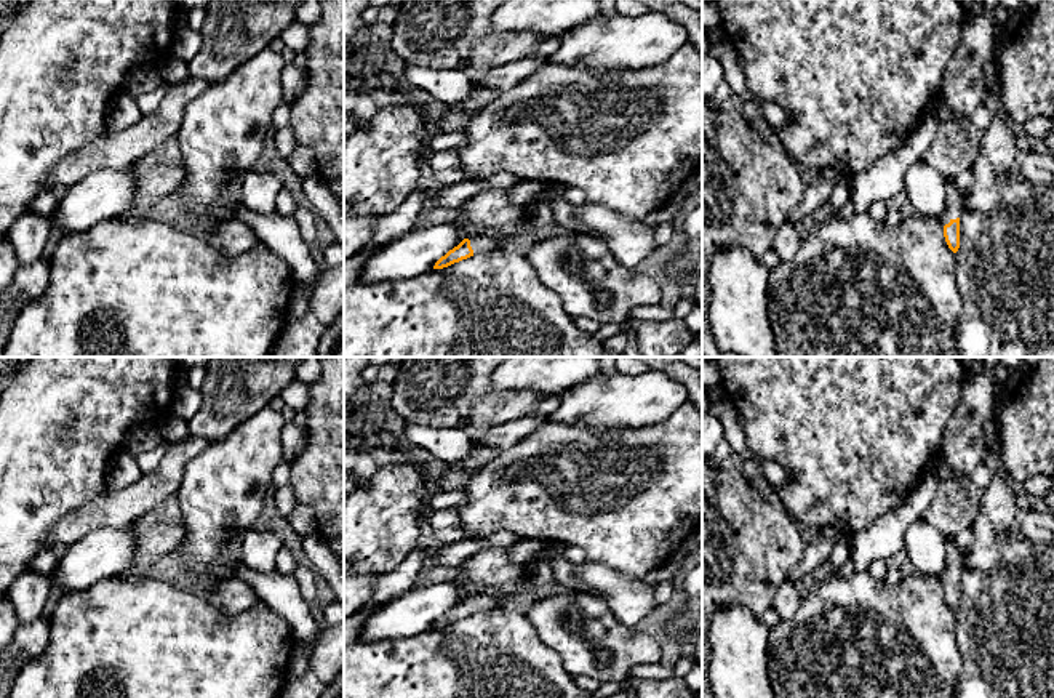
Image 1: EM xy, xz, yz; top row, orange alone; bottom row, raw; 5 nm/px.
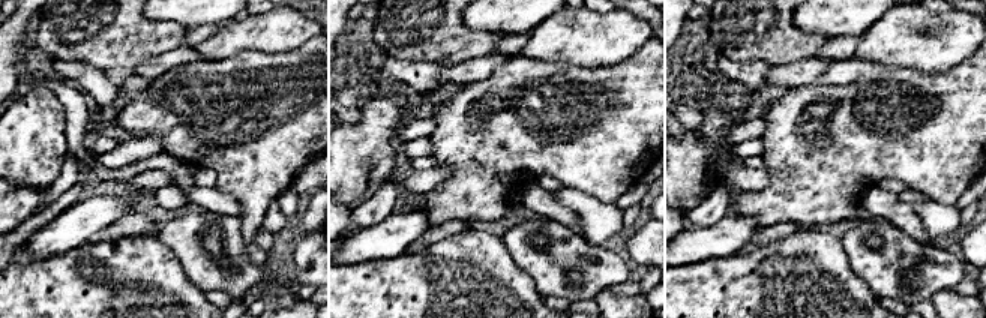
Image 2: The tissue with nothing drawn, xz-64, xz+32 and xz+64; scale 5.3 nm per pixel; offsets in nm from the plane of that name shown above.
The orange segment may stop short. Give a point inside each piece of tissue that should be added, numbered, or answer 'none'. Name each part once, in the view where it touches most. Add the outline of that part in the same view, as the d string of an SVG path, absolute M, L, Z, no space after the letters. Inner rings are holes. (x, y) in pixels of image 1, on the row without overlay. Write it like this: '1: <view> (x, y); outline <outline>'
1: yz (955, 505); outline M947 479L937 487L923 514L923 519L937 527L947 538L945 568L939 576L942 584L961 576L964 554L958 549L955 538L961 530L974 525L980 495L982 490L971 479Z

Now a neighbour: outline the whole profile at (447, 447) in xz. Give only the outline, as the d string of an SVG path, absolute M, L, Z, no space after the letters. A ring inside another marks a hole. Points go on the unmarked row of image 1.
M406 423L405 435L411 447L424 450L433 463L443 467L464 463L473 450L470 439L459 429Z

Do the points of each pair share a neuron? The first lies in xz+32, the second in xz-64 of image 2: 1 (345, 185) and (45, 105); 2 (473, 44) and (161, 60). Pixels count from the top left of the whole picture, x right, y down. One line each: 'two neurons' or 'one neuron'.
1: one neuron
2: two neurons

